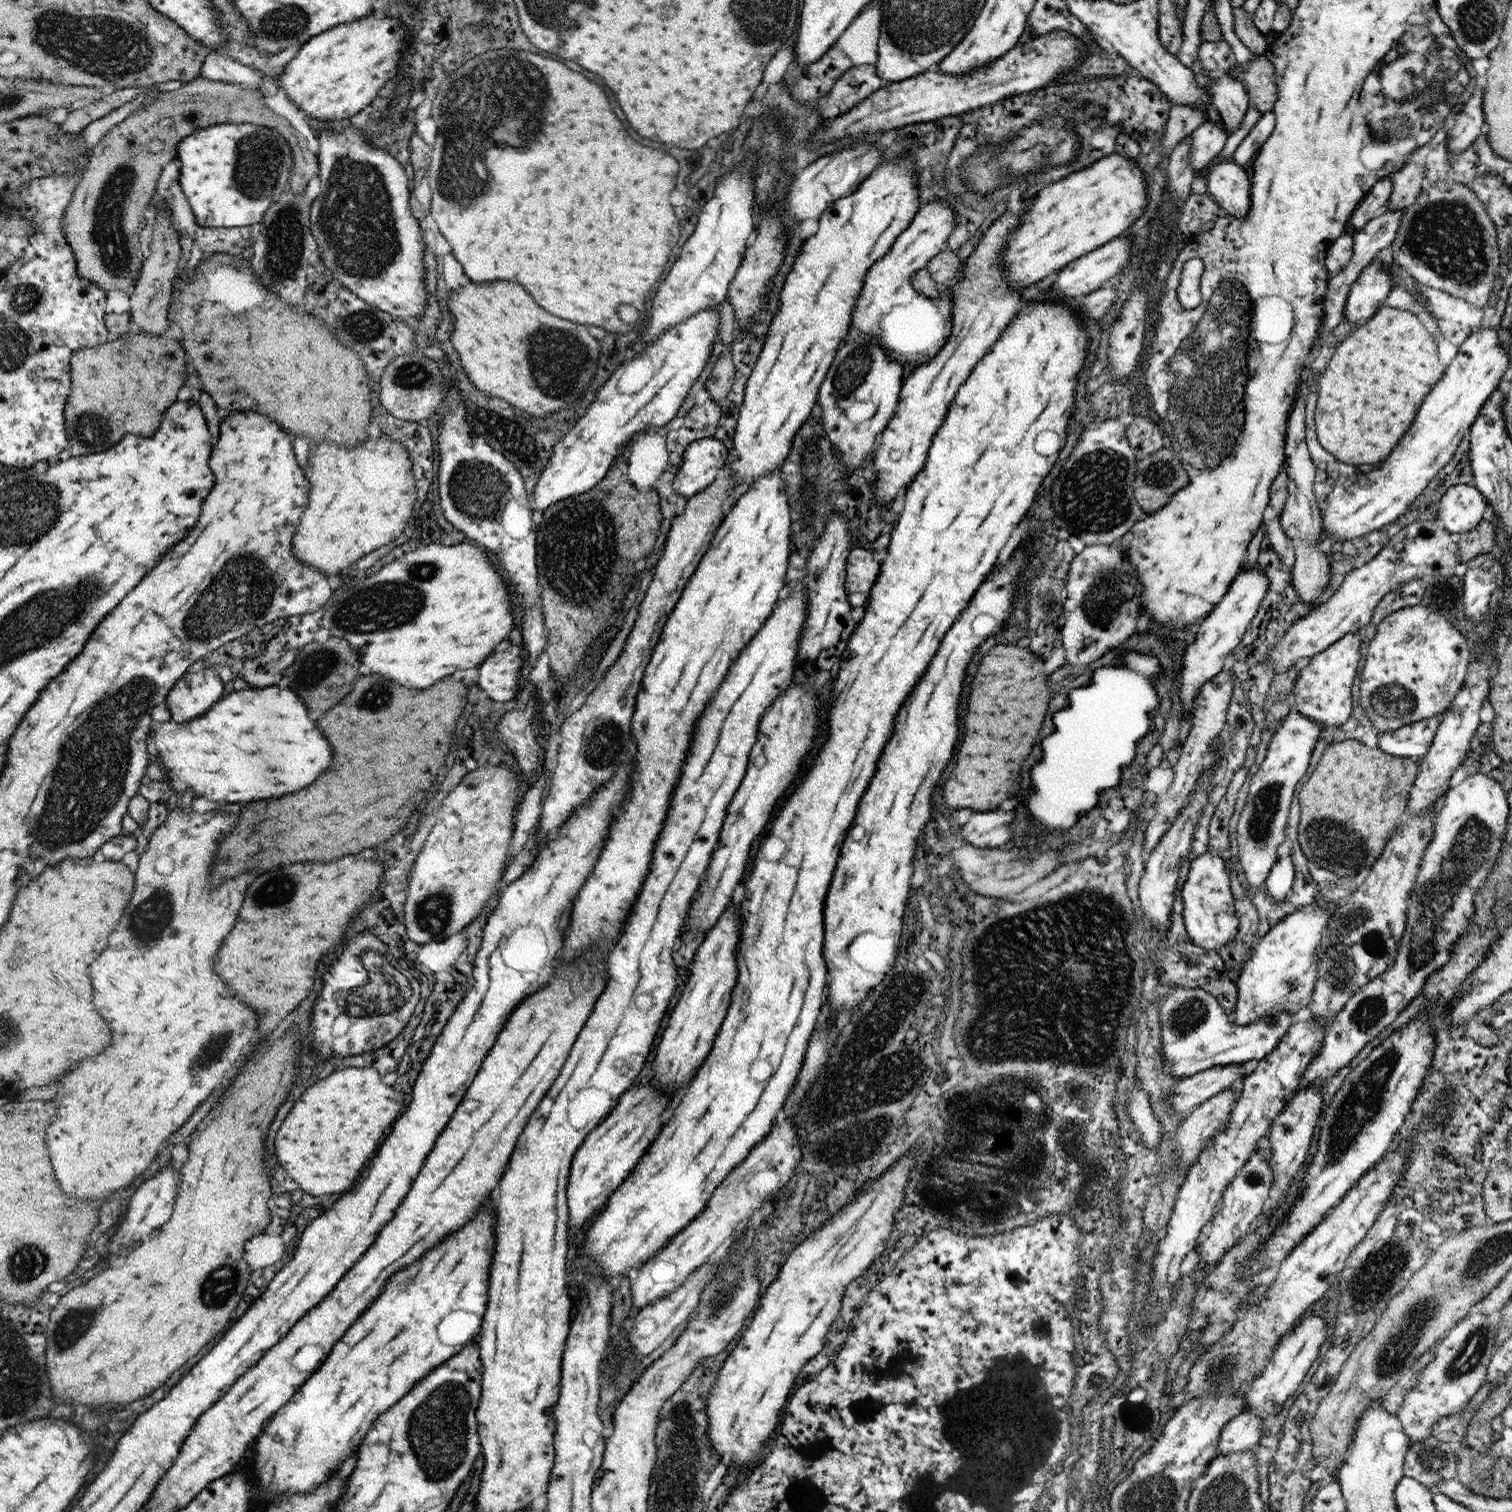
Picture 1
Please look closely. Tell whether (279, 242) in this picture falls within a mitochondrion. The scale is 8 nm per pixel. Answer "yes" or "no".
yes

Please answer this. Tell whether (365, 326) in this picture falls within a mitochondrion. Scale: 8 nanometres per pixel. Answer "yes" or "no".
yes

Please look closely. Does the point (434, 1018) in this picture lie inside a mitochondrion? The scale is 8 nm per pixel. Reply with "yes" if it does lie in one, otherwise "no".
no

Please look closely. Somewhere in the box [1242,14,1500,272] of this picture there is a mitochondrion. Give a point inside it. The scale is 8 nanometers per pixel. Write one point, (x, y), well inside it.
(1424, 81)

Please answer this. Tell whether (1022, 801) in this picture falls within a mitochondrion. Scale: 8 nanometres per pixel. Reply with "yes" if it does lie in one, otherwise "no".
no

